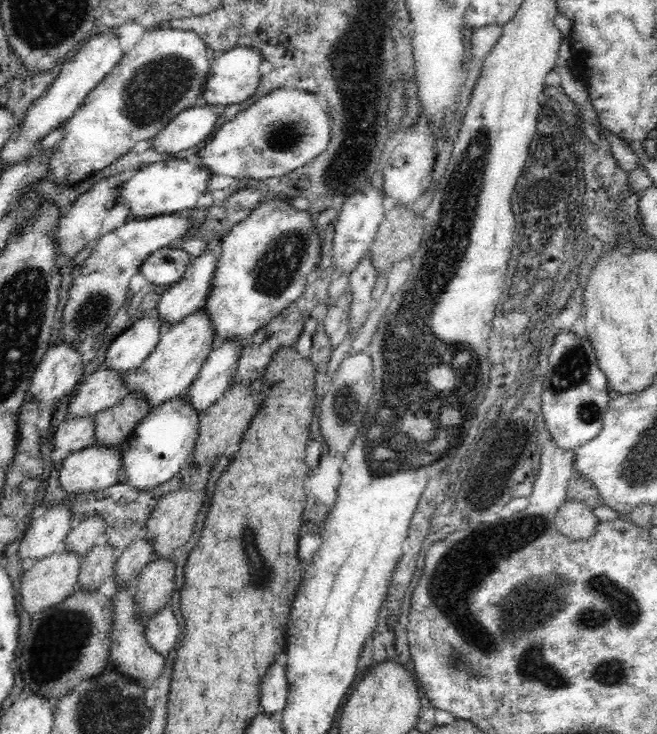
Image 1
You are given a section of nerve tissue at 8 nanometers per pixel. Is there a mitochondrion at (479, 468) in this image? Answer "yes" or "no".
yes

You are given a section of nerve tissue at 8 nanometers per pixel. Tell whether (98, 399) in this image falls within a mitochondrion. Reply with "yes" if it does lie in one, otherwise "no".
no

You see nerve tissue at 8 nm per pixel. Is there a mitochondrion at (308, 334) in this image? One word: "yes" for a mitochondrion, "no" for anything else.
no

